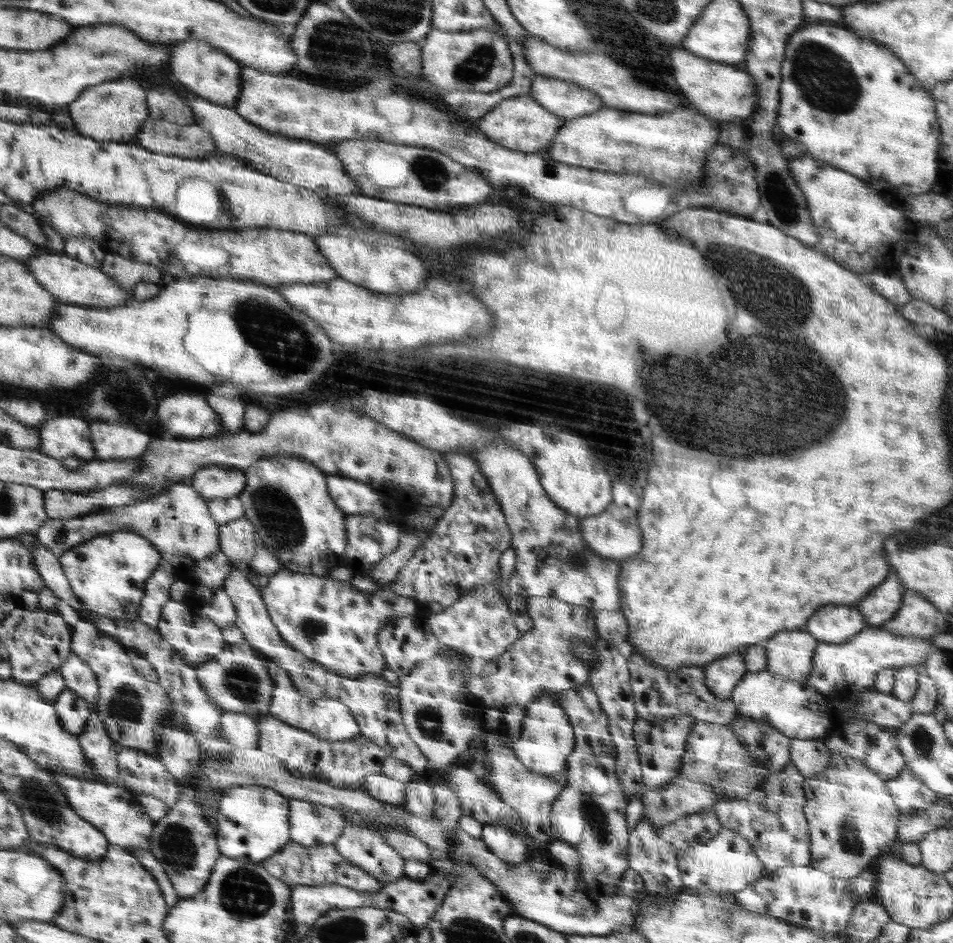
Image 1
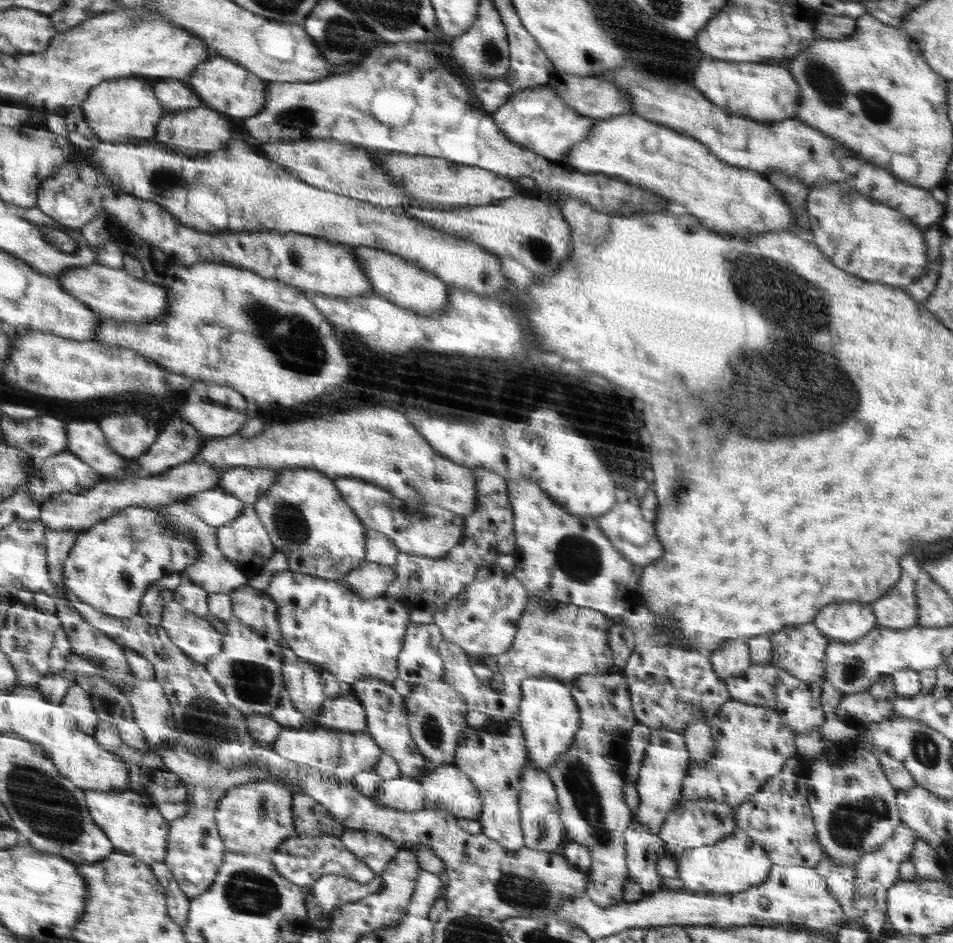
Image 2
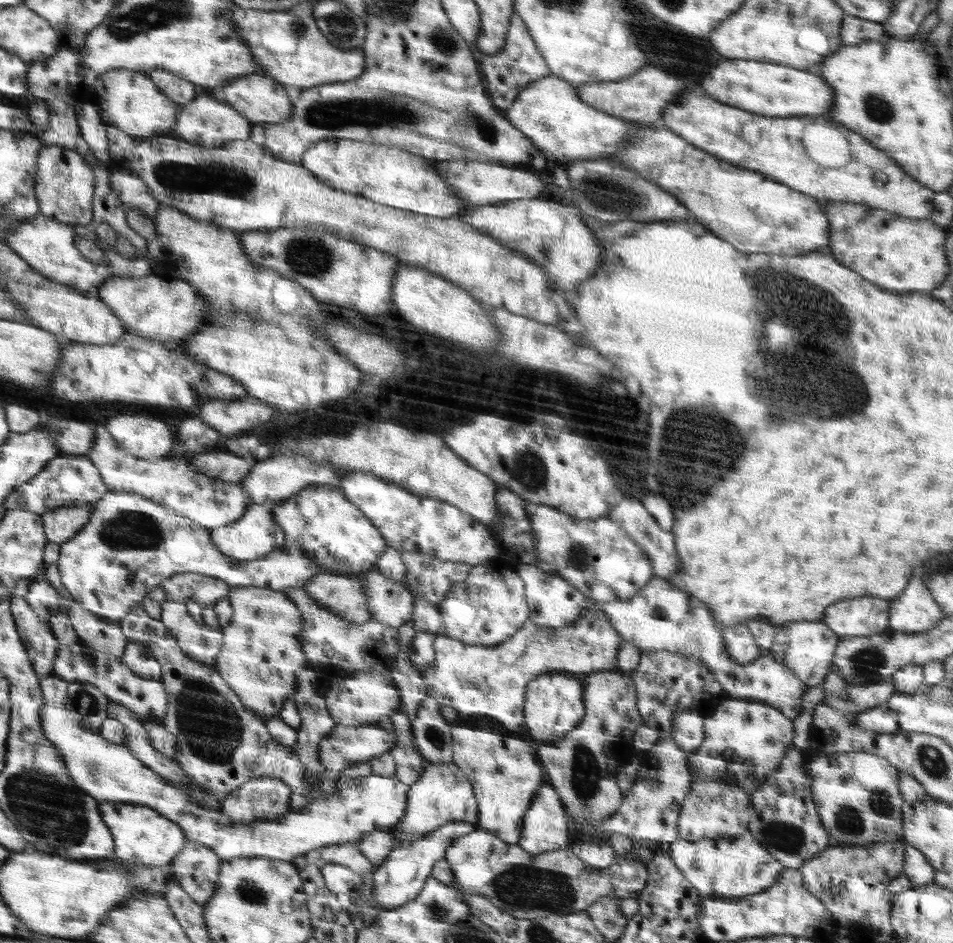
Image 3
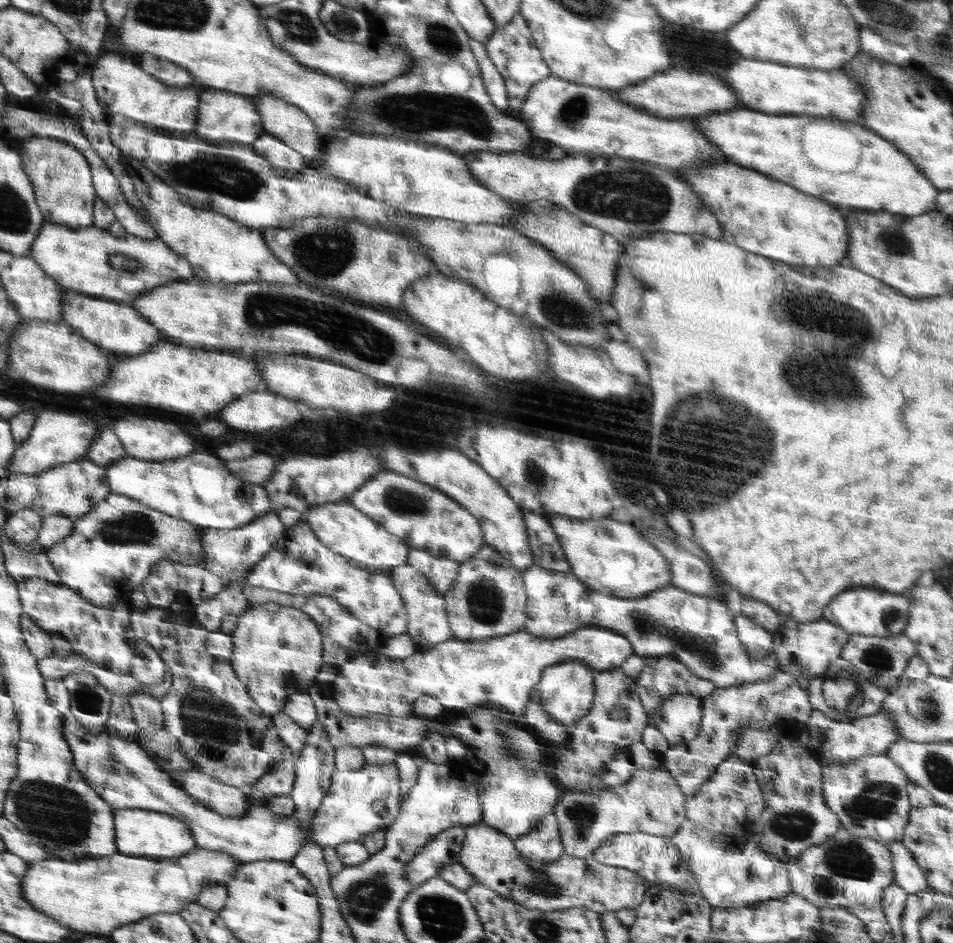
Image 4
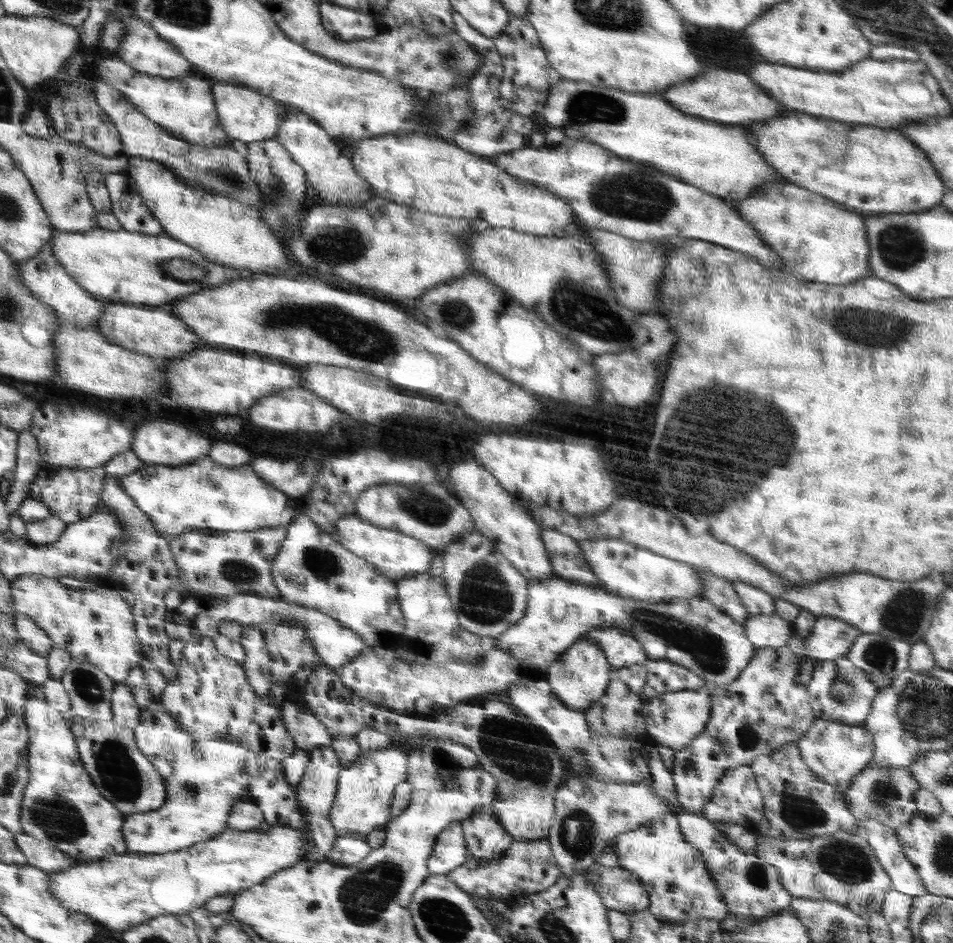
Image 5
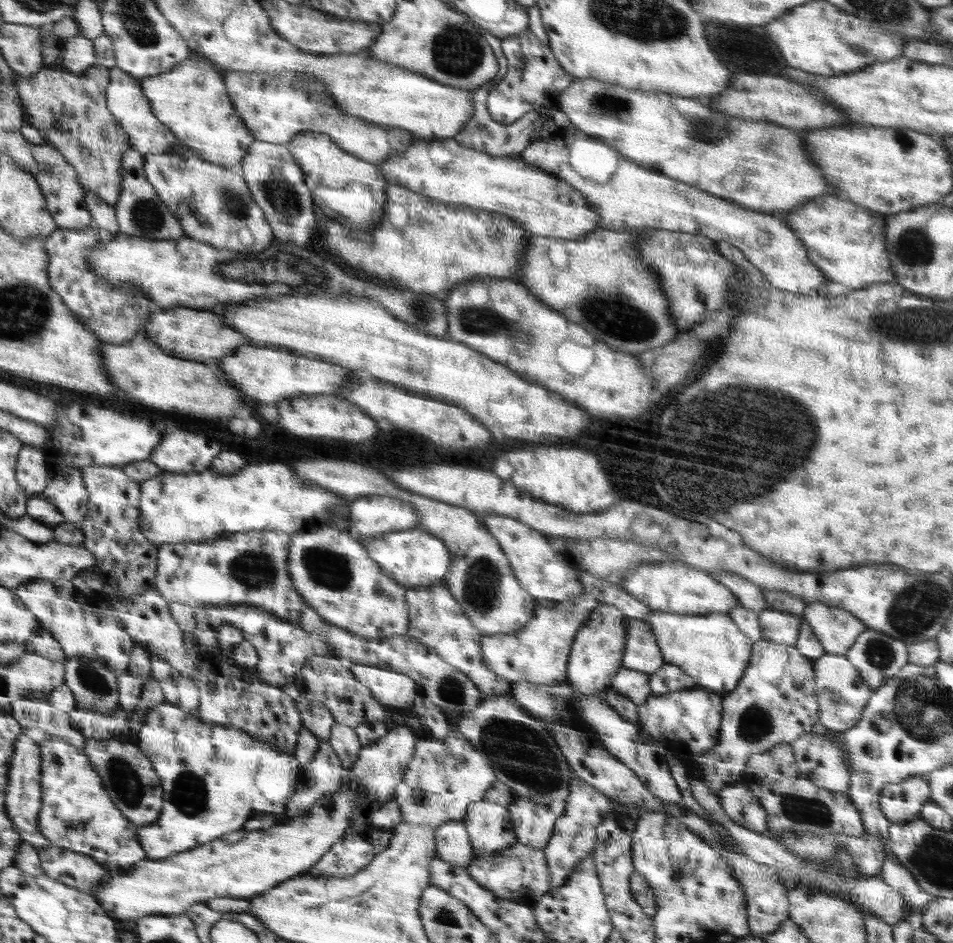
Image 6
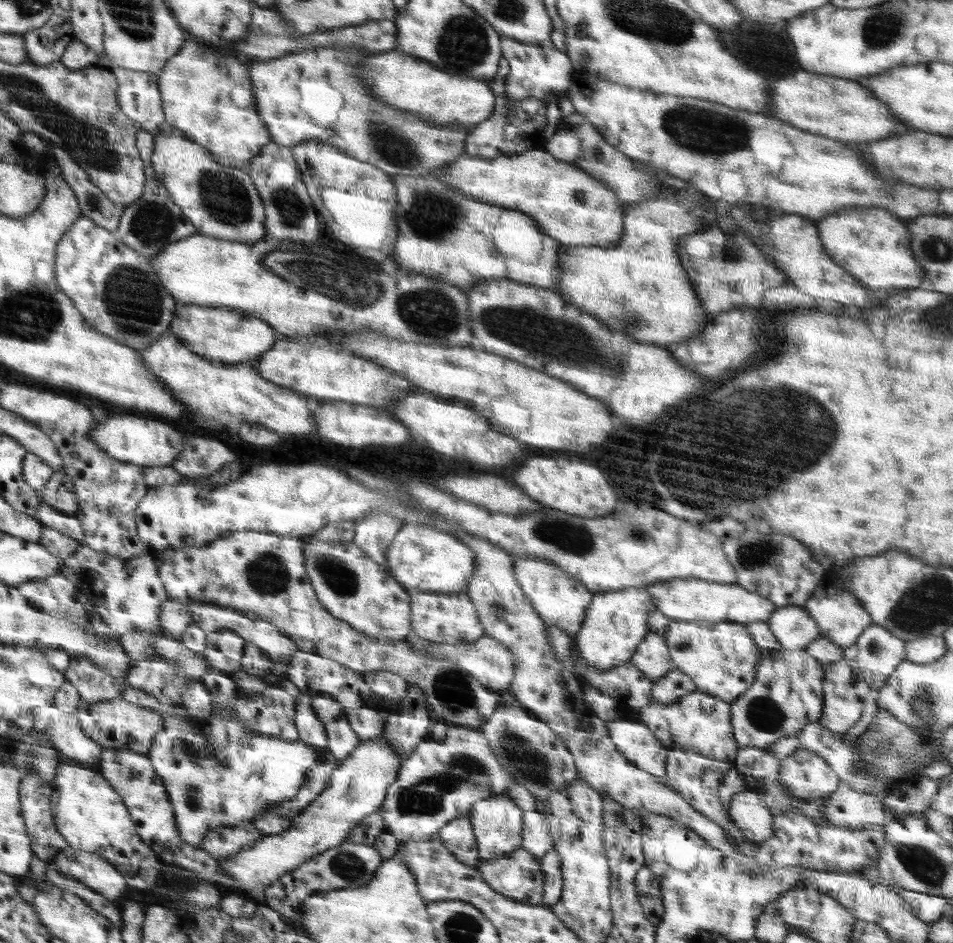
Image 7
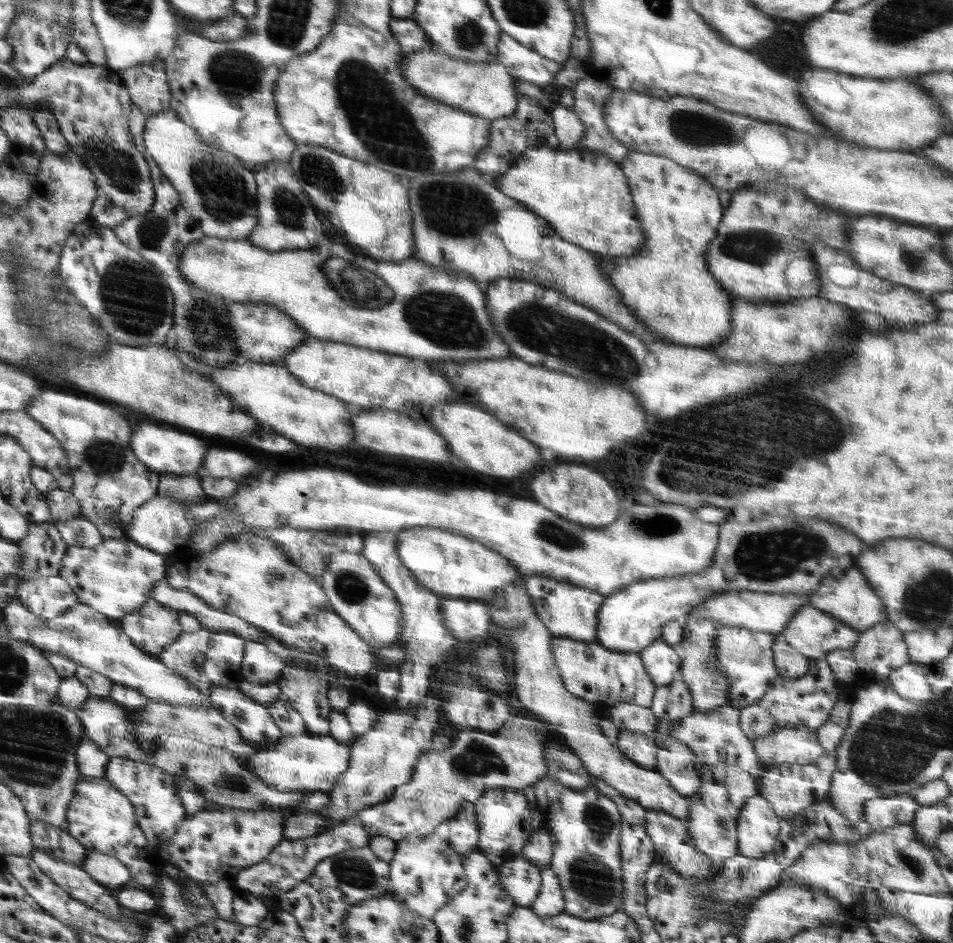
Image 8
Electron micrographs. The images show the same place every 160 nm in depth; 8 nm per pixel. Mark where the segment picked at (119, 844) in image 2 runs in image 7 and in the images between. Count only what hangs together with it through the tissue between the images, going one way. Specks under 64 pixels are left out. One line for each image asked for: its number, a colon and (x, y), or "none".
3: (142, 836)
4: (150, 834)
5: (205, 779)
6: (214, 778)
7: (215, 774)

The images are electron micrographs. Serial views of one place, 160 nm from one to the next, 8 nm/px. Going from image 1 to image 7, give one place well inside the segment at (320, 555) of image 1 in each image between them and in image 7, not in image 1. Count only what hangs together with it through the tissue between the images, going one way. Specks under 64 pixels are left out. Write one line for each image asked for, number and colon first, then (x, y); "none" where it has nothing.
2: (307, 519)
3: (333, 531)
4: (341, 527)
5: (396, 555)
6: (415, 557)
7: (424, 558)

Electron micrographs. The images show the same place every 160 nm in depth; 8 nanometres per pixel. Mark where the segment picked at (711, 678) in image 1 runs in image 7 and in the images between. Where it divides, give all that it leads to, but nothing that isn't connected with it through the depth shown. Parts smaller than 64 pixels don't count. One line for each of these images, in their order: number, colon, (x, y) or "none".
2: (733, 658)
3: (740, 644)
4: (757, 641)
5: (773, 631)
6: (778, 626)
7: (792, 626)

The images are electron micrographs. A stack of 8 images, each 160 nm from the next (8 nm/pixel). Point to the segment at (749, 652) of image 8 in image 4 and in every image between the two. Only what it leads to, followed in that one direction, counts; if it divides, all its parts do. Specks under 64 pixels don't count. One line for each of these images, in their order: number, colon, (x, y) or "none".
4: (699, 631)
5: (695, 634)
6: (710, 648)
7: (721, 657)

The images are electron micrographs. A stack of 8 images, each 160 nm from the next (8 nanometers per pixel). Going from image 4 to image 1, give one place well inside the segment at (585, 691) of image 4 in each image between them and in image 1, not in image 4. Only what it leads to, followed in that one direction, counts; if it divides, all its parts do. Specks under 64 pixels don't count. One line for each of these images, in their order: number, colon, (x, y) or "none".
1: (546, 741)
2: (548, 716)
3: (555, 703)

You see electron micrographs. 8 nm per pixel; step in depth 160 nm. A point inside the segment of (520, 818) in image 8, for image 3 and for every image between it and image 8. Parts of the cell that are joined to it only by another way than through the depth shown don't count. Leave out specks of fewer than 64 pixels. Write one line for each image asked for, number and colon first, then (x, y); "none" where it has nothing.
3: (528, 886)
4: (488, 855)
5: (486, 838)
6: (490, 827)
7: (497, 822)

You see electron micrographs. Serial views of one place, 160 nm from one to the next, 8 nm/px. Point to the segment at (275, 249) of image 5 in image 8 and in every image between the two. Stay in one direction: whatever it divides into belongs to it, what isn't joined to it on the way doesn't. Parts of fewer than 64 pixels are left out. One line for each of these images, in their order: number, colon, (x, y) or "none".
6: (212, 202)
7: (222, 202)
8: (220, 195)

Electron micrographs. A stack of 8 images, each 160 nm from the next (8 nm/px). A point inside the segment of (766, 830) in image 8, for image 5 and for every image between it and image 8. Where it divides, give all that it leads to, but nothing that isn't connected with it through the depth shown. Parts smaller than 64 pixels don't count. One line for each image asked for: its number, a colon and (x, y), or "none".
5: (737, 799)
6: (737, 800)
7: (748, 811)

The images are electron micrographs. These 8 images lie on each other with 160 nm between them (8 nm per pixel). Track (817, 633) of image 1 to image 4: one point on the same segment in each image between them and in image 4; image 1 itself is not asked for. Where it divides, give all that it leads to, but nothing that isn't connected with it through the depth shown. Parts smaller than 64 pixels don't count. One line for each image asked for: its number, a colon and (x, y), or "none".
2: (847, 621)
3: (864, 616)
4: (872, 612)

